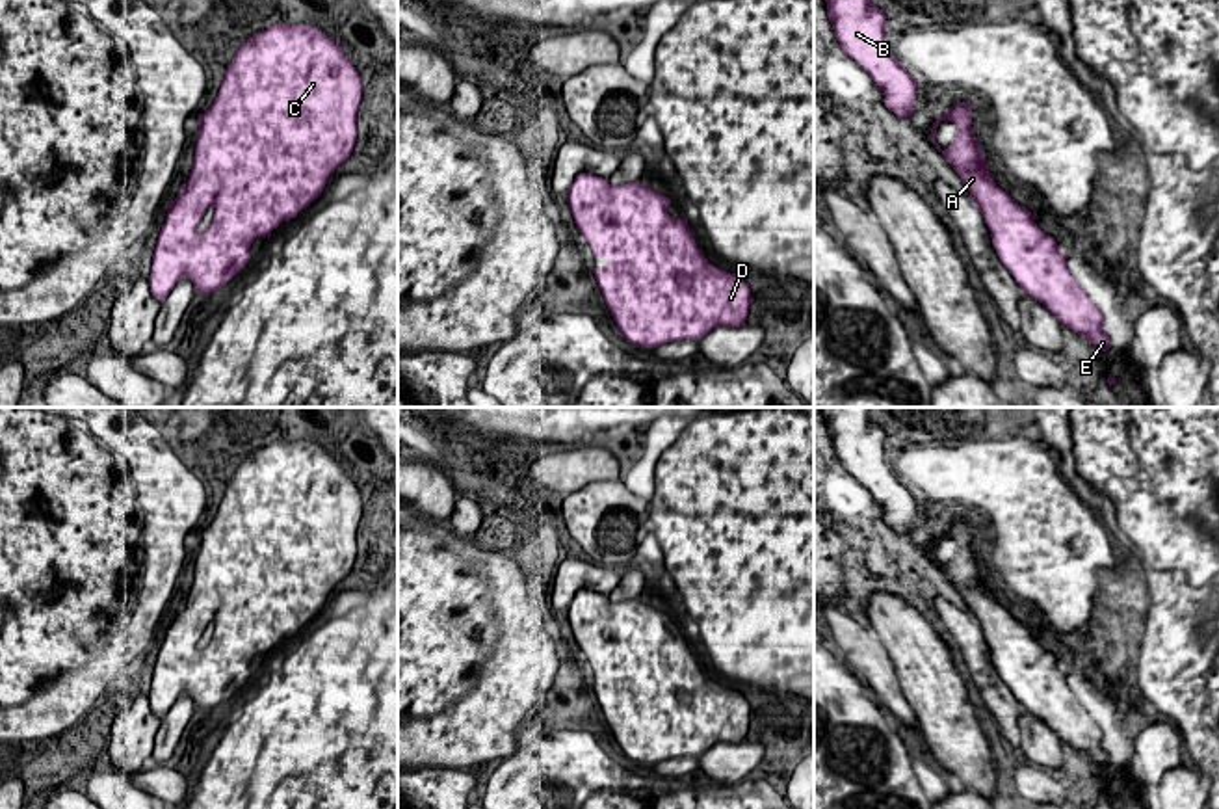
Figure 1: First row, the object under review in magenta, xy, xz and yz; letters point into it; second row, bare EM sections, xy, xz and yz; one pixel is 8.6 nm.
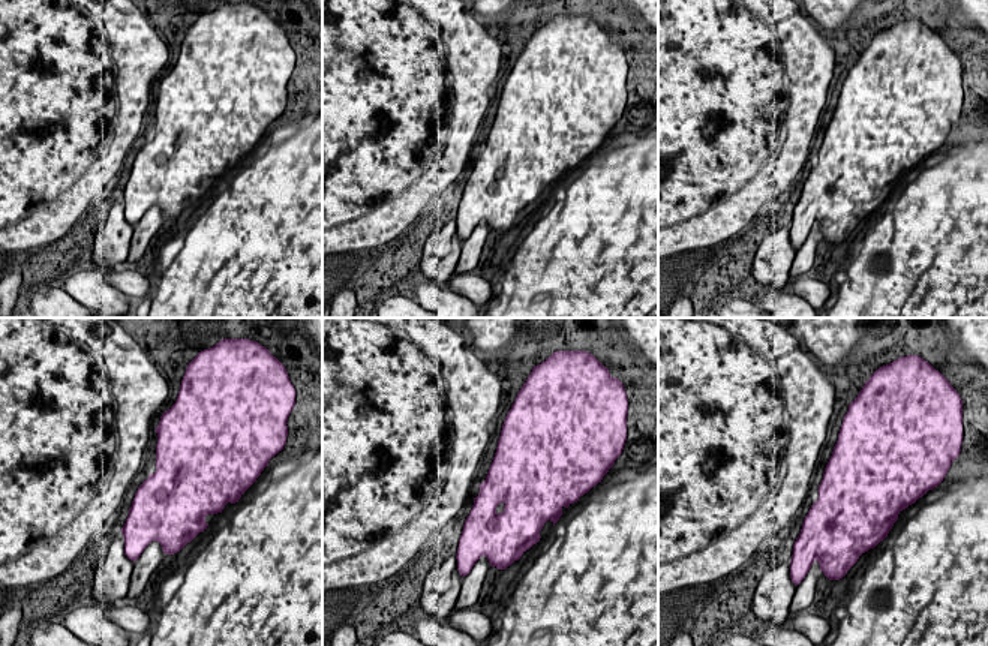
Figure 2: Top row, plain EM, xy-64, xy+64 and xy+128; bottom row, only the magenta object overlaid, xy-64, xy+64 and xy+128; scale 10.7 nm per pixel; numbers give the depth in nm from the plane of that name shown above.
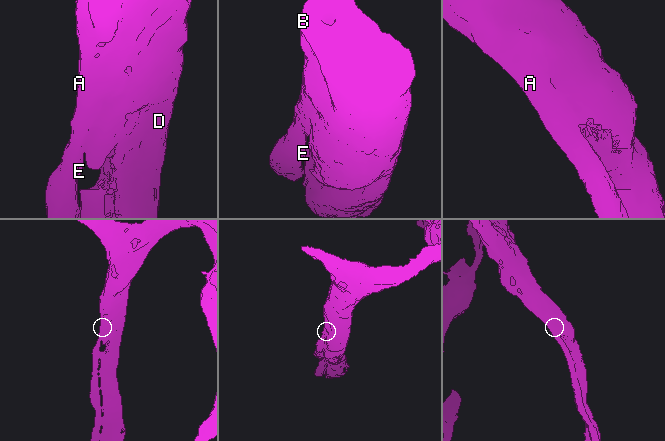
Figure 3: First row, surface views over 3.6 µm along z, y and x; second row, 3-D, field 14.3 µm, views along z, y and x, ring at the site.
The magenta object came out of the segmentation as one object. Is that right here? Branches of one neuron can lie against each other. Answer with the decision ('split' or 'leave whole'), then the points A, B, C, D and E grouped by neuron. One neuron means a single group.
leave whole; A B C D E

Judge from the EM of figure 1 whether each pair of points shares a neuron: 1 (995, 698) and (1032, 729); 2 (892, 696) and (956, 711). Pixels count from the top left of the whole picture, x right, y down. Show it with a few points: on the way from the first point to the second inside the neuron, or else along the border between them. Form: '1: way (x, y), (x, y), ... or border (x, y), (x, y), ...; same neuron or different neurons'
1: border (1024, 709), (1019, 718), (1021, 748), (1017, 752); different neurons
2: border (889, 659), (902, 694), (920, 726); different neurons

